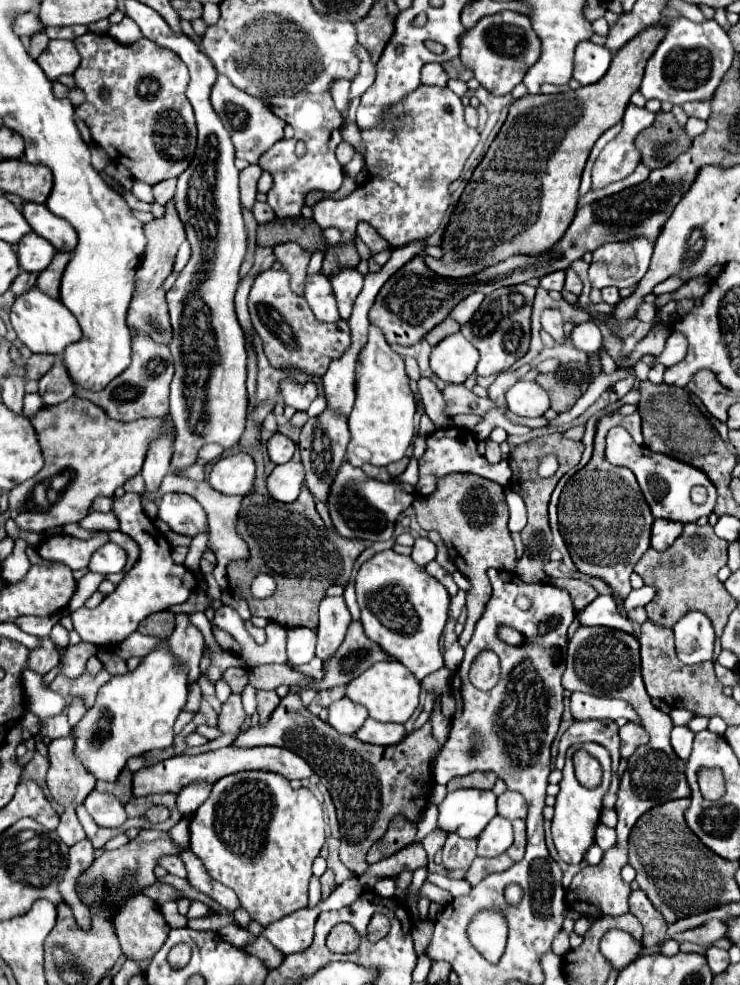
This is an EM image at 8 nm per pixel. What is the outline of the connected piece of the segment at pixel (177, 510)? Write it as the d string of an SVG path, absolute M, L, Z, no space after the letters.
M164 494L158 502L158 518L178 534L194 536L206 530L206 512L188 494Z

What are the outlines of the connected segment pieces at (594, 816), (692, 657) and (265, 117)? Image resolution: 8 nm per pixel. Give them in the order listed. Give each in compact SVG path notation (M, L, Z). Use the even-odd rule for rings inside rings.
M586 742L586 744L576 744L576 746L570 746L568 752L566 752L566 766L562 770L562 780L560 780L560 792L556 794L556 804L554 804L554 818L552 818L552 838L554 838L554 846L560 854L560 858L568 864L578 864L582 862L584 858L584 852L588 850L588 846L594 842L594 832L596 832L596 826L600 824L600 810L602 810L602 798L604 794L608 792L608 786L610 786L610 754L604 746L600 744L592 744L592 742ZM578 748L584 748L586 752L590 752L594 758L600 760L602 764L602 770L604 770L604 778L602 778L602 784L594 790L588 790L584 786L578 784L576 776L574 776L574 766L572 766L572 754L578 750Z
M700 612L686 614L676 626L676 654L684 664L700 664L712 660L714 654L714 628Z
M218 76L216 84L212 86L212 106L218 114L218 118L222 120L224 128L230 132L234 150L236 150L236 158L242 158L250 164L256 164L258 158L278 140L284 138L284 126L286 122L280 120L278 116L272 114L272 110L258 98L248 96L246 92L238 90L226 76Z

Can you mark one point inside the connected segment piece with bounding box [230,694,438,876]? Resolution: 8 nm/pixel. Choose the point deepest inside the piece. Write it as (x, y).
(369, 784)

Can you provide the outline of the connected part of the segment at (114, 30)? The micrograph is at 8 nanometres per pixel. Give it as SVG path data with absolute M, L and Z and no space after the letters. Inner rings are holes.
M124 18L124 20L118 22L118 24L112 24L110 30L108 30L108 34L110 34L114 40L118 40L120 44L134 44L134 42L138 42L138 40L142 38L140 28L138 28L130 18Z

